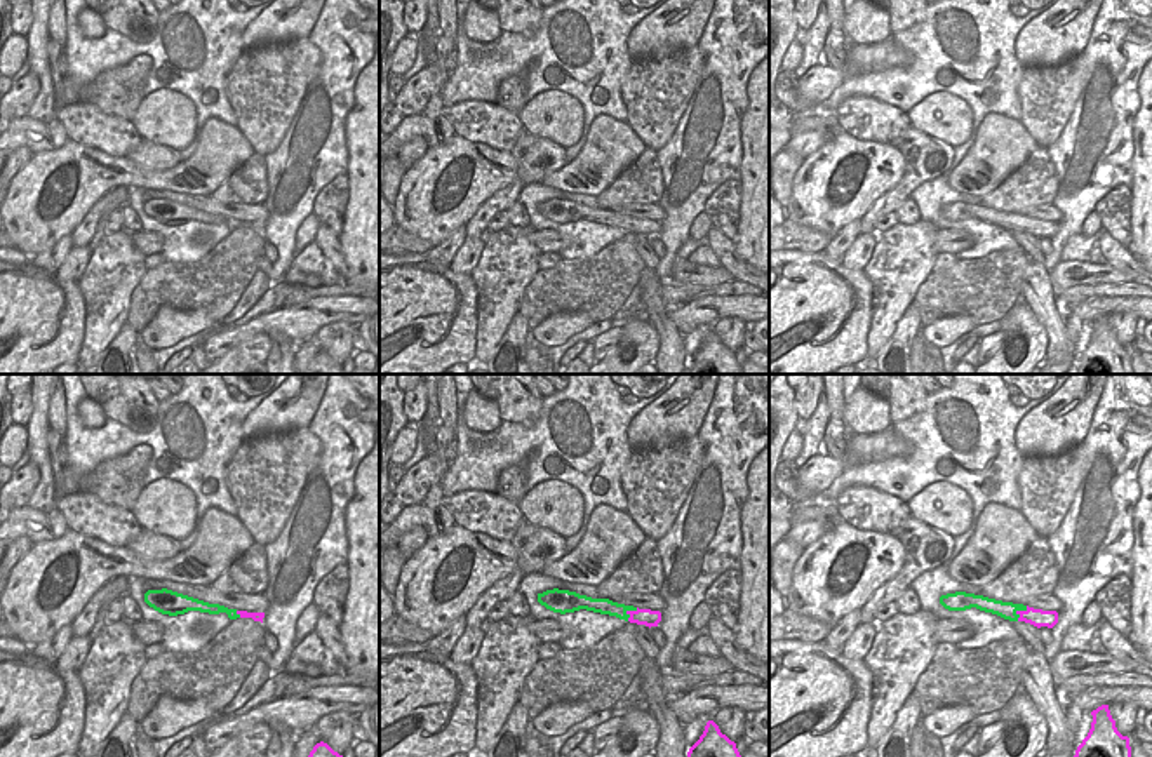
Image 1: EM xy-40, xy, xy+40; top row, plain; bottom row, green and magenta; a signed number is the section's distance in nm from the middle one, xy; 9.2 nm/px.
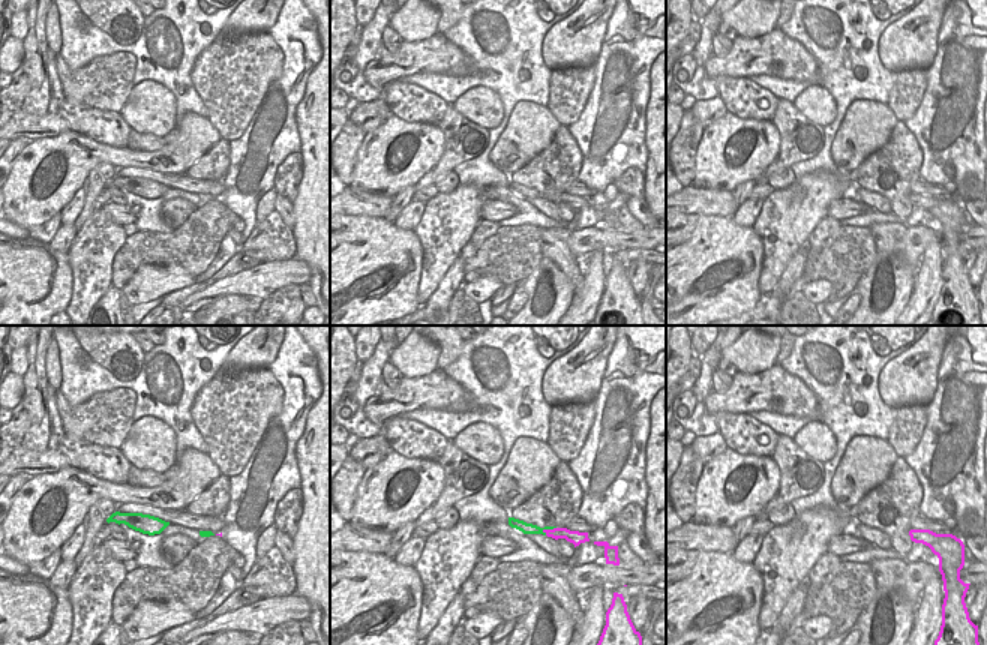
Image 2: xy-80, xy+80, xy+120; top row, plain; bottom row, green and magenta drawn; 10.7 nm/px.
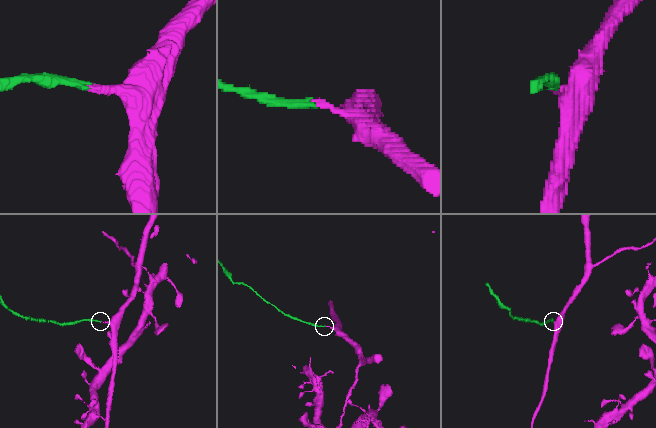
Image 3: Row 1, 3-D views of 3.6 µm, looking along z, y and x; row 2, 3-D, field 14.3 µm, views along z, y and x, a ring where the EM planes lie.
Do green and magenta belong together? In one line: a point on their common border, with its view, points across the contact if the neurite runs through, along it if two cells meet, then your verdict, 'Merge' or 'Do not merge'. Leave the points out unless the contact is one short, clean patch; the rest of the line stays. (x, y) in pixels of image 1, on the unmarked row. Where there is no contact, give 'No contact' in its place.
Touches green at xy+40 (1018, 225). Path across: xy+40 (1004, 220), (1018, 225), (1039, 228). Merge

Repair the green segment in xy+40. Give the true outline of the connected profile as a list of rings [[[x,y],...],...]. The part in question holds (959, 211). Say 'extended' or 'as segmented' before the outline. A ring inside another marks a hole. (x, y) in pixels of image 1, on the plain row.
extended; [[[955,202],[940,207],[940,214],[948,221],[966,221],[976,218],[985,223],[997,224],[1009,231],[1025,231],[1037,238],[1053,238],[1058,233],[1056,221],[1034,219],[1023,214],[1002,212],[983,205]]]

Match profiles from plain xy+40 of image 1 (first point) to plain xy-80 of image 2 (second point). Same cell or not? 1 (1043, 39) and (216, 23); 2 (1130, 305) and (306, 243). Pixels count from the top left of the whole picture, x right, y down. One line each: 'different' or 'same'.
1: different
2: different

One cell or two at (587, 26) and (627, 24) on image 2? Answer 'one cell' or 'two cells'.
two cells

